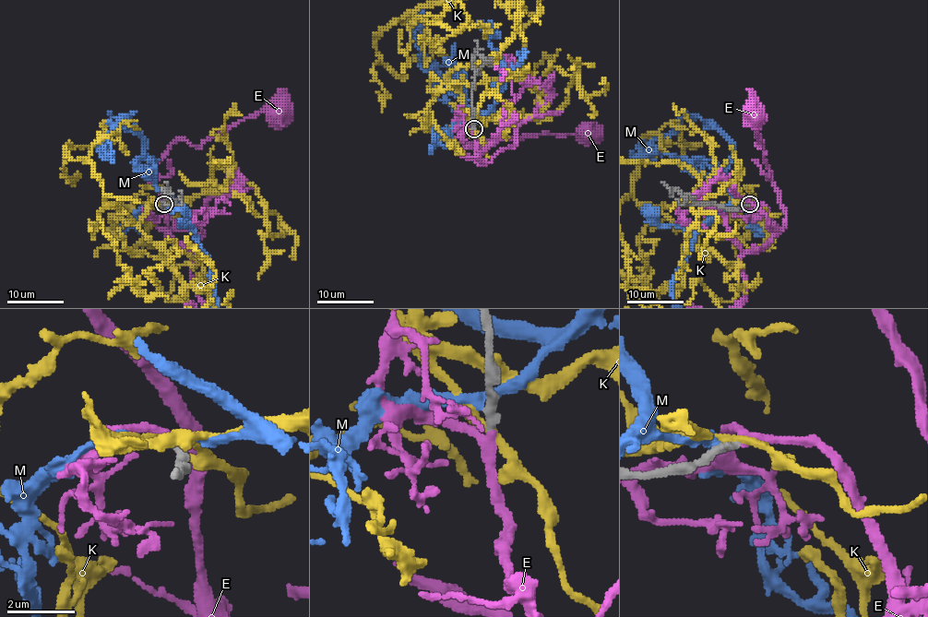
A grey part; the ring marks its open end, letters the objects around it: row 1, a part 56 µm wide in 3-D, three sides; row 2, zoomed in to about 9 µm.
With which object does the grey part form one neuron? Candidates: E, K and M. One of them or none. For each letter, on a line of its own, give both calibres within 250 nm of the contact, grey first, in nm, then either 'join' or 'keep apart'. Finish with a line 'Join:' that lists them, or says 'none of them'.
E: 240/260 nm | join
K: 280/240 nm | keep apart
M: 300/220 nm | keep apart
Join: E

